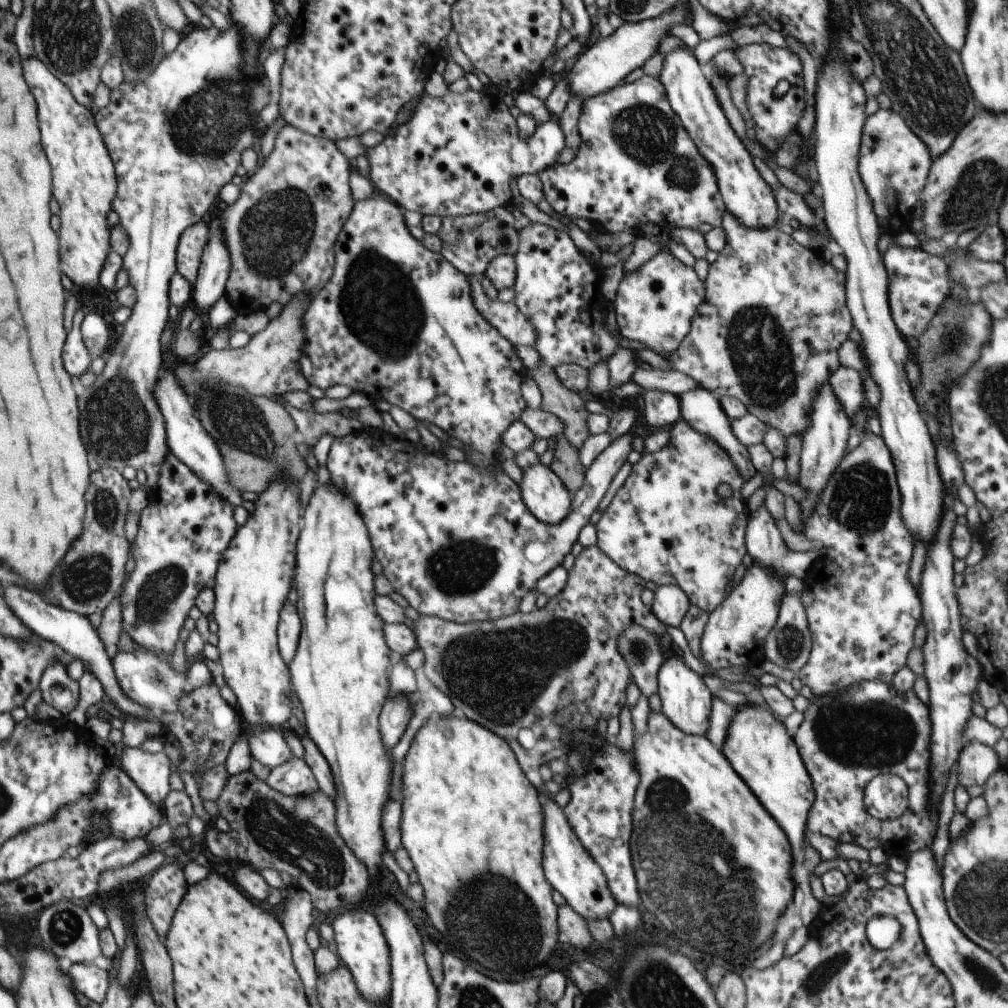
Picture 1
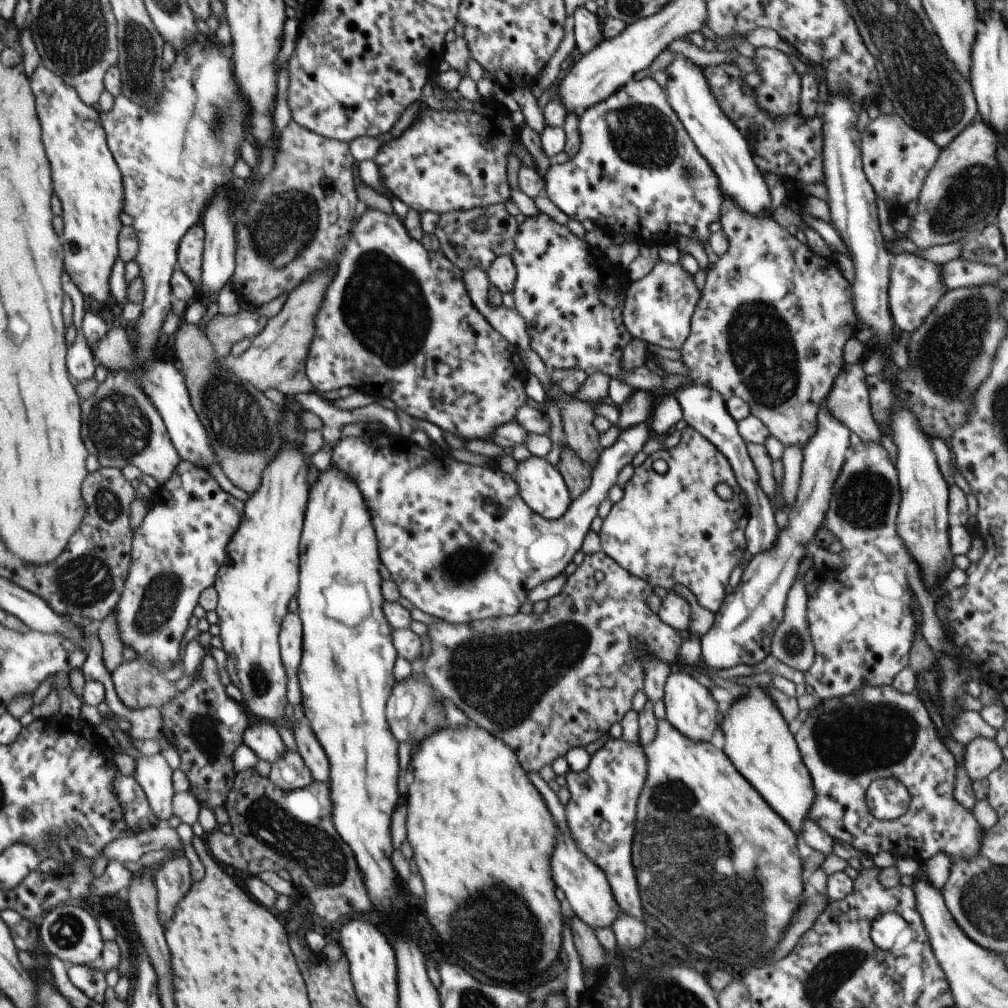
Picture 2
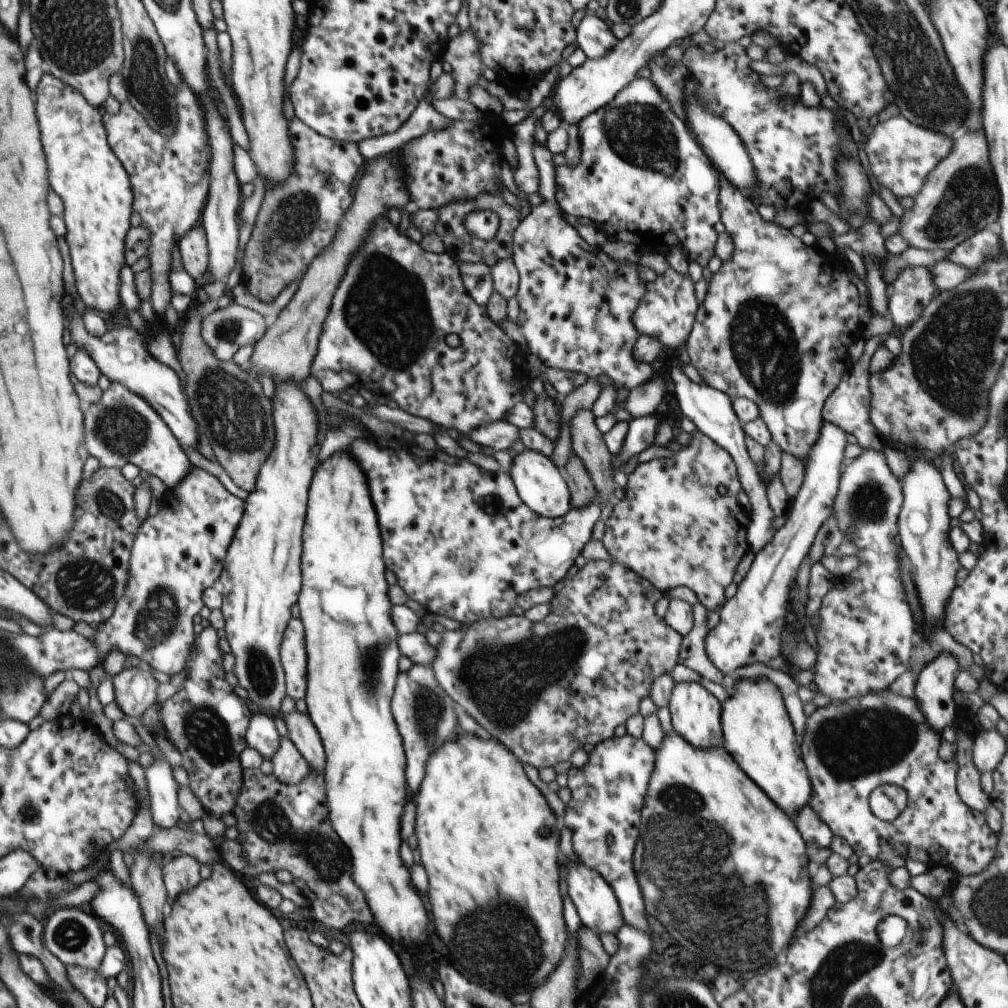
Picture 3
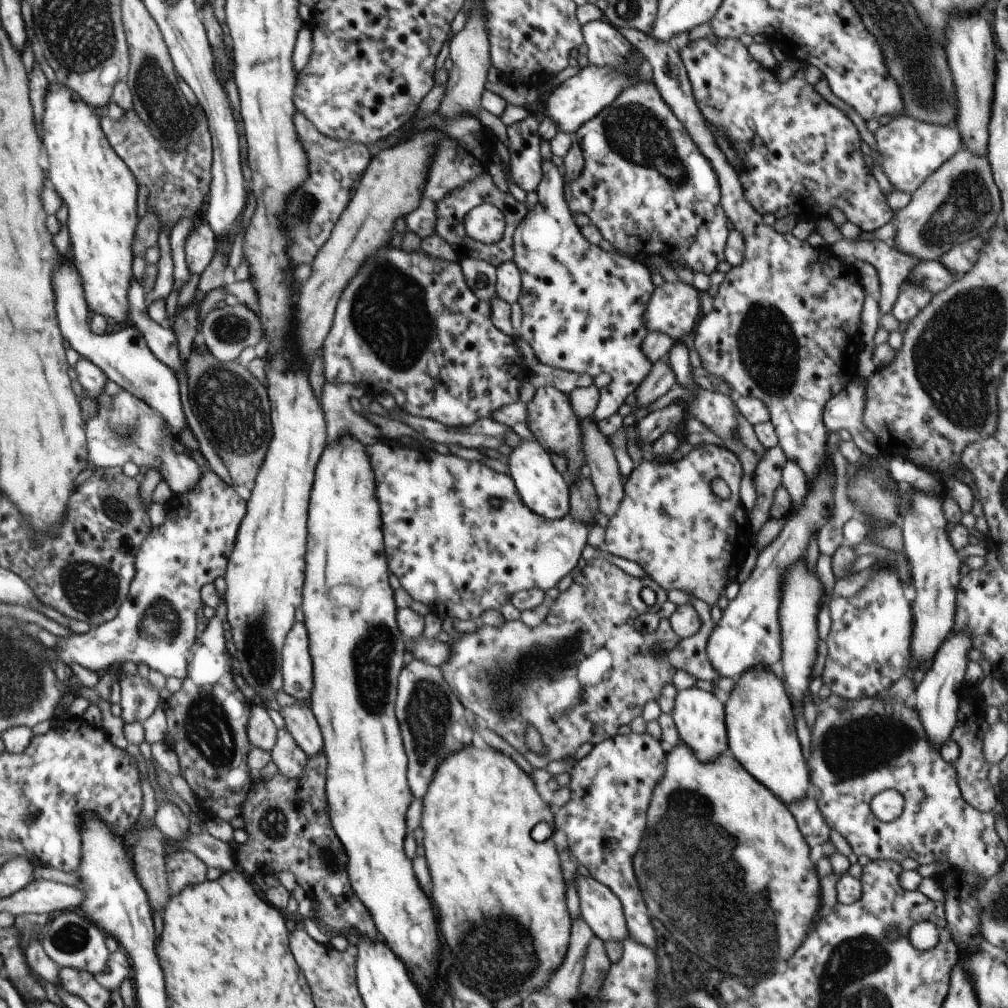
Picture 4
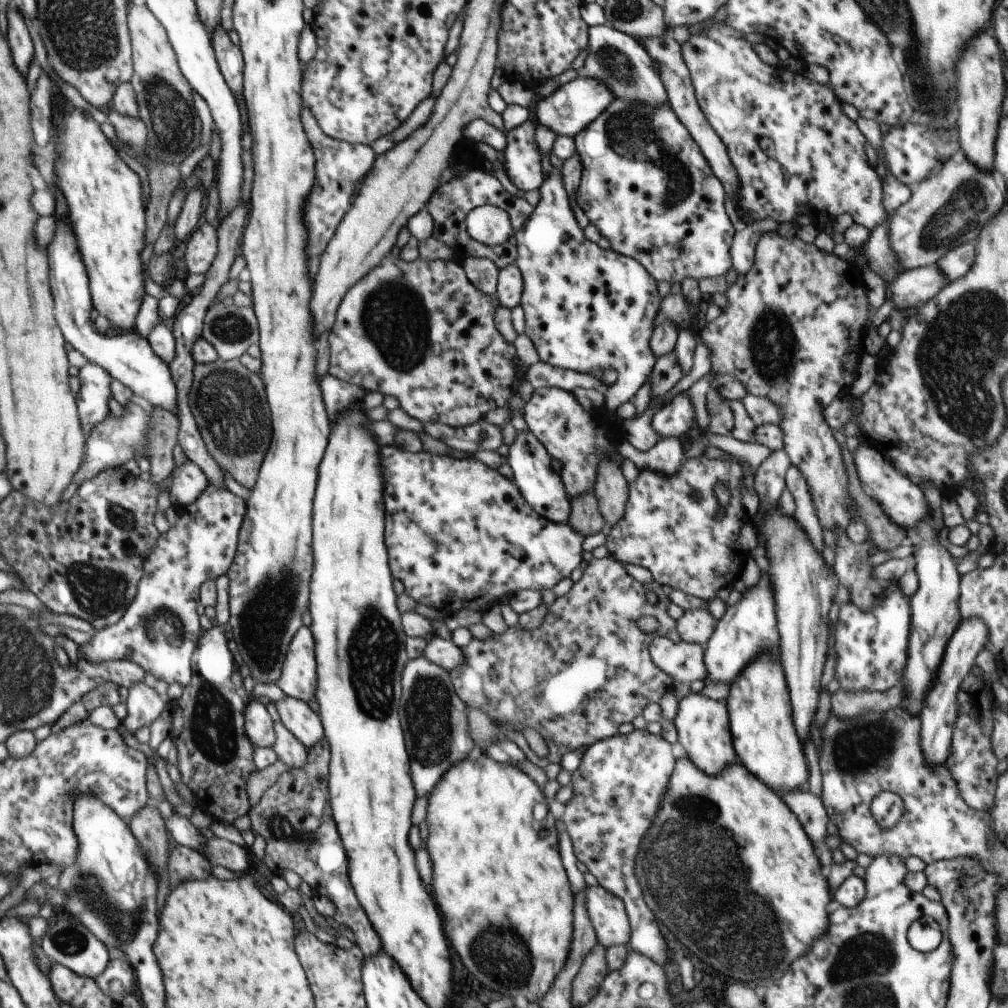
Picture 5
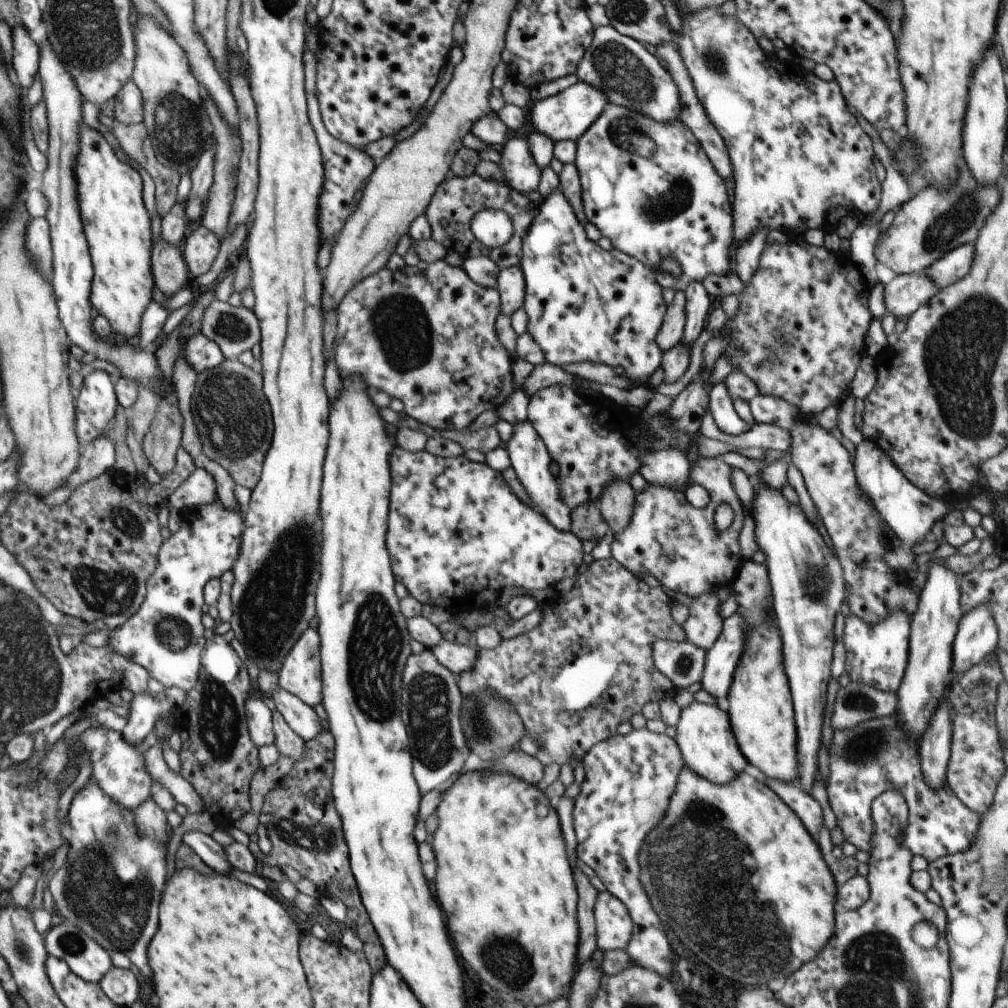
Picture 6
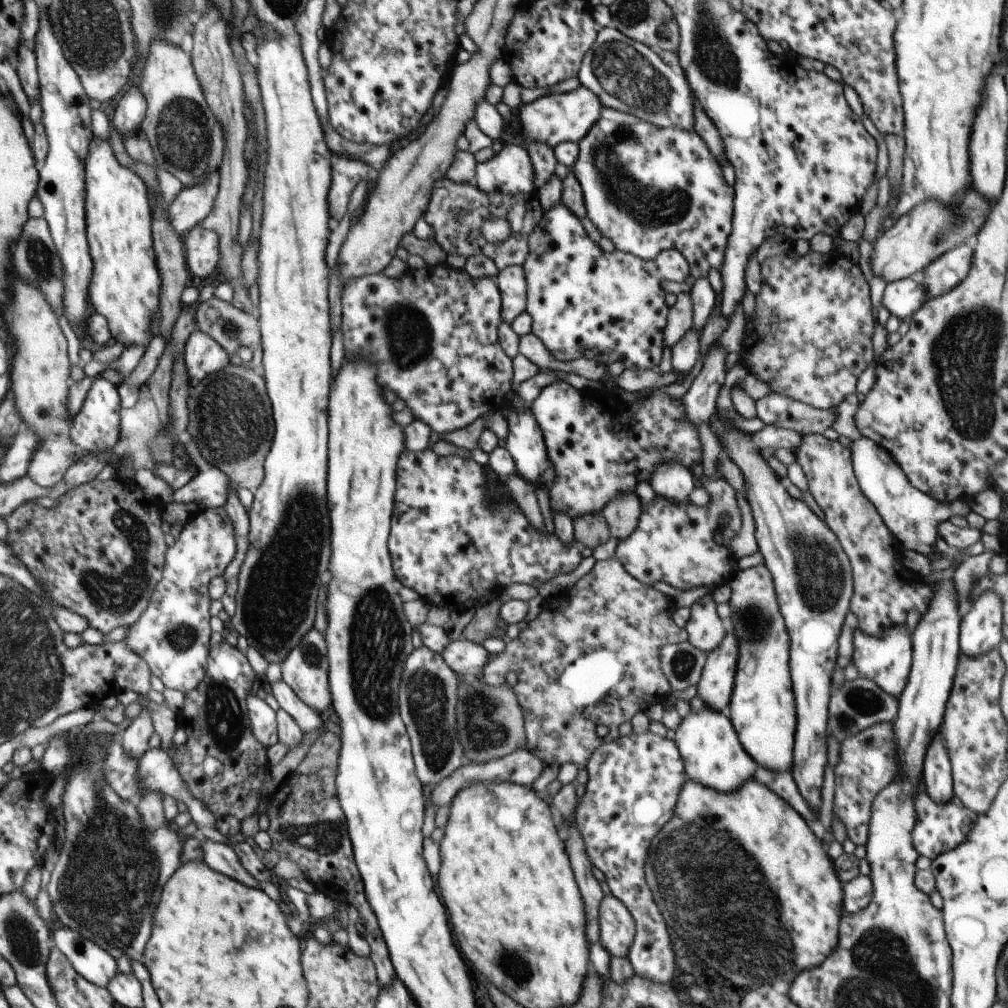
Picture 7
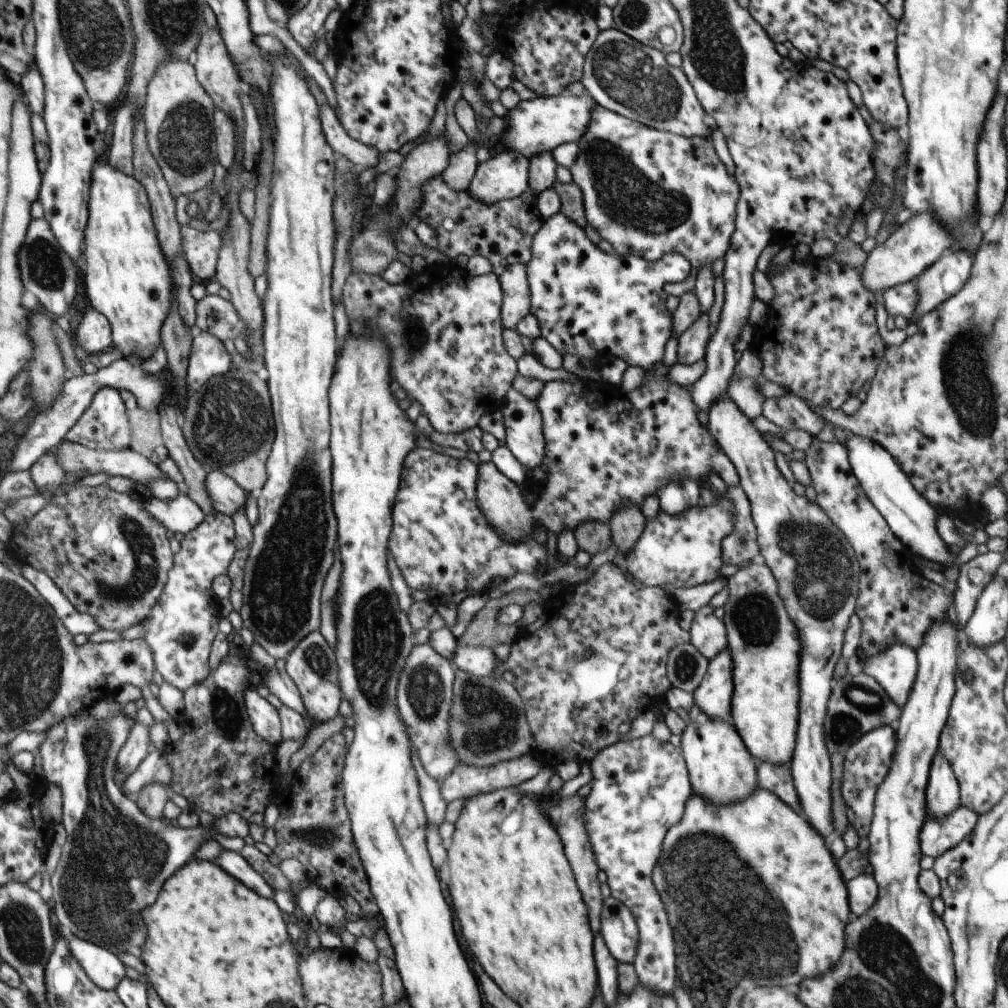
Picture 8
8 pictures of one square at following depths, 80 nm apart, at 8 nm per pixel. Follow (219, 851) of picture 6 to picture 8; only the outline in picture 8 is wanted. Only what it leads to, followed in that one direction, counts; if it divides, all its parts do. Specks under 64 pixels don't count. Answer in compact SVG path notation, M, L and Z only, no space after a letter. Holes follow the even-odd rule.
M224 850L214 858L214 862L222 867L228 874L241 880L248 888L252 888L256 894L267 899L272 899L274 889L266 882L266 879L246 862L246 859L237 852Z

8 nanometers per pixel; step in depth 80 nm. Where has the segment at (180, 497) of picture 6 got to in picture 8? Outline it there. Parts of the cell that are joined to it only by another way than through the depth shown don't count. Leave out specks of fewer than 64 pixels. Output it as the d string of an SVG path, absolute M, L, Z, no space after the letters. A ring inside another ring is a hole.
M208 471L207 489L211 496L213 507L216 511L232 516L235 512L244 511L247 503L247 491L226 473L220 471Z

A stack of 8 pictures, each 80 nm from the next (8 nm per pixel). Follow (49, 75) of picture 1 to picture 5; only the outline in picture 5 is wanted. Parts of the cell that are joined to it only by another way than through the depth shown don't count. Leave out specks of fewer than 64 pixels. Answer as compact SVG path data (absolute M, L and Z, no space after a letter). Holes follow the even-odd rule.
M60 92L52 98L53 140L56 186L67 200L71 225L73 226L79 253L82 255L89 276L89 291L93 307L99 314L108 318L113 326L122 330L134 331L135 320L142 299L144 298L145 266L140 254L147 244L146 240L146 205L142 202L140 177L126 165L117 151L112 147L100 125L94 120L86 120L83 110L74 107Z

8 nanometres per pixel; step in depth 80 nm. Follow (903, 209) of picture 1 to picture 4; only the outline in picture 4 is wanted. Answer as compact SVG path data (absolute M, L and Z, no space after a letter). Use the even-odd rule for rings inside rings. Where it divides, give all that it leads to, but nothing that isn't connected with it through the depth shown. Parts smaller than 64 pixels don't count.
M908 116L892 119L874 135L884 172L894 187L908 194L914 193L926 178L952 158L963 145L959 130L954 126L935 125Z

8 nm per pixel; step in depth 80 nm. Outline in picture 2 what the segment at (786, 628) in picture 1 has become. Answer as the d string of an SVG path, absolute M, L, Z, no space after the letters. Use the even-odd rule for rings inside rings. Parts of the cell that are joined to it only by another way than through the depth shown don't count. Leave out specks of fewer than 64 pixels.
M797 578L787 594L784 618L771 640L771 654L803 673L814 664L815 659L807 621L808 599L803 578Z

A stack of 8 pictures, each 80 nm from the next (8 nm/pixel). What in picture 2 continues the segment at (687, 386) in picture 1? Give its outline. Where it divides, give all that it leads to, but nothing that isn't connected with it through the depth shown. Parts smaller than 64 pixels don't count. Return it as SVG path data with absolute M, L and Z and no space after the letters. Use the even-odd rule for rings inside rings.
M541 211L535 216L526 217L524 222L519 224L514 244L511 257L517 270L517 279L511 293L515 295L515 309L525 320L531 349L540 356L549 371L578 368L588 376L602 373L610 378L619 378L634 391L655 392L661 387L663 392L675 392L678 387L691 382L690 378L682 375L671 375L663 379L645 364L631 371L623 369L621 365L623 350L633 338L623 323L627 293L625 288L631 280L625 275L626 270L612 265L598 247L589 245L566 225L559 224Z

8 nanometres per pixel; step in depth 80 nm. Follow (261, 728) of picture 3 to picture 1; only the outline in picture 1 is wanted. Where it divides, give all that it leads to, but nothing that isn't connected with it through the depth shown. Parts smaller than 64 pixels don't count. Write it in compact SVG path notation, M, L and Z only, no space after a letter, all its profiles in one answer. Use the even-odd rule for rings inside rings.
M270 728L256 734L244 734L251 756L271 769L285 763L293 754L284 740L284 733L282 729Z

